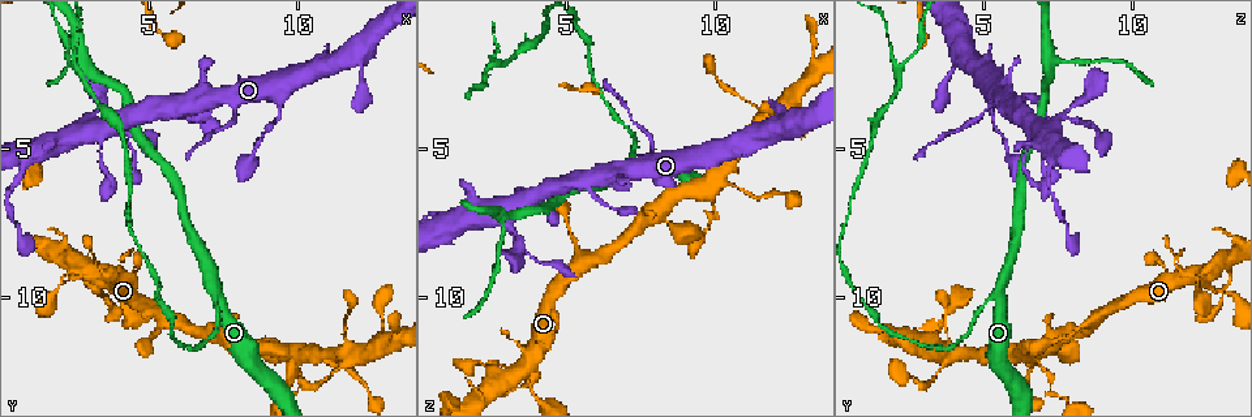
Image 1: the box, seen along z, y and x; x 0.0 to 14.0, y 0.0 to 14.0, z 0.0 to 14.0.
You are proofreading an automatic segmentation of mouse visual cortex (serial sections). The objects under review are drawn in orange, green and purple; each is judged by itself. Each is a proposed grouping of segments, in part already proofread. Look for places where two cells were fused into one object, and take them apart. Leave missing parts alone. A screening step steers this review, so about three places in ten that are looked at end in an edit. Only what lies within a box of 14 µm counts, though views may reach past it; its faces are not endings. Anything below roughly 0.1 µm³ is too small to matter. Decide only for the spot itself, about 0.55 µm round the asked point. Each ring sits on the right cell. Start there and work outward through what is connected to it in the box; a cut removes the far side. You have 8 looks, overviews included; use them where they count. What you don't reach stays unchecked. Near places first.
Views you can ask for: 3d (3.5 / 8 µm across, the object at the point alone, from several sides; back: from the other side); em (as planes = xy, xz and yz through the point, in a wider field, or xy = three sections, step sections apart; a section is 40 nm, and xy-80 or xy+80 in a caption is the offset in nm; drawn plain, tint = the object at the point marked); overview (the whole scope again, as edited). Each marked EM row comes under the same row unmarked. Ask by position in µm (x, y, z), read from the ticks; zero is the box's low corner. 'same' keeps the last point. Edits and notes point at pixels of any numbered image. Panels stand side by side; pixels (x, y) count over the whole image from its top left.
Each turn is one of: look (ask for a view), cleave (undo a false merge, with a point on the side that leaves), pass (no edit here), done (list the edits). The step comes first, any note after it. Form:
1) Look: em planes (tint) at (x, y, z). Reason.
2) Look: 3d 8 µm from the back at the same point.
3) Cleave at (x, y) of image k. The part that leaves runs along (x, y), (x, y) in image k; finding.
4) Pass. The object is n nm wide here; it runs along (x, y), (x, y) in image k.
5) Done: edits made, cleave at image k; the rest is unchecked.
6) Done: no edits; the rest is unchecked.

Look: 3d 3.5 µm at (7.2, 10.0, 5.5). Three-way junction.

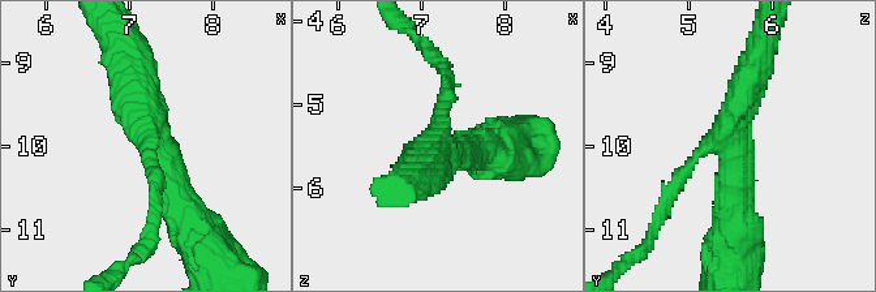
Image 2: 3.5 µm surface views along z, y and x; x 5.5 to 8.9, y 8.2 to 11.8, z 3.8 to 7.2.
Look: em xy step 3 (tint) at (7.25, 10.00, 5.50). 3 arms meet here; the arms are 200, 400, 400 nm wide; need the tissue.

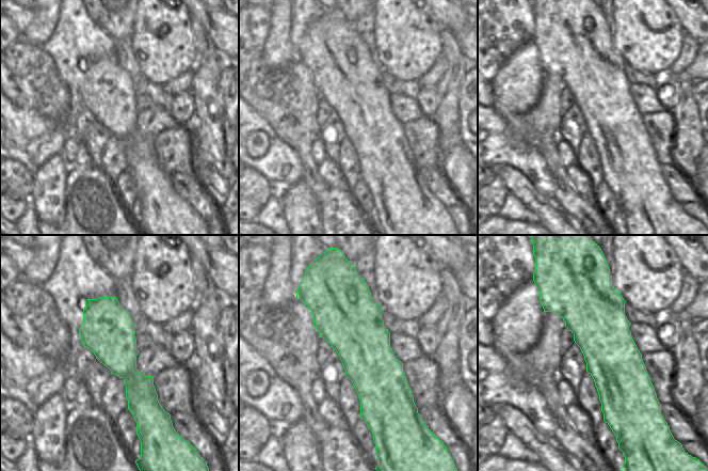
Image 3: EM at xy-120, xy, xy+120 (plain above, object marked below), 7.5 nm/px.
Pass. The object is 460 nm wide here; it runs along (192, 222), (151, 146), (132, 71) in image 2; one cell here.

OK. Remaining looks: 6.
Look: 3d 3.5 µm at (10.0, 13.2, 7.2). A narrow waist.

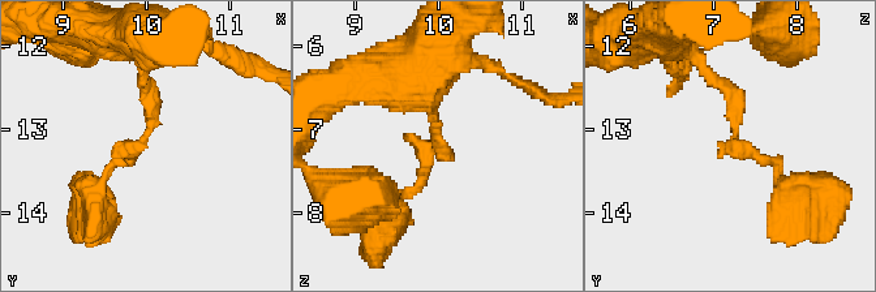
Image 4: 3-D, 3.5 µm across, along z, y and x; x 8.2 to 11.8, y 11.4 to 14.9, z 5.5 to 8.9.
Look: em xy step 5 (tint) at (9.95, 13.15, 7.25). Shape alone is not enough.

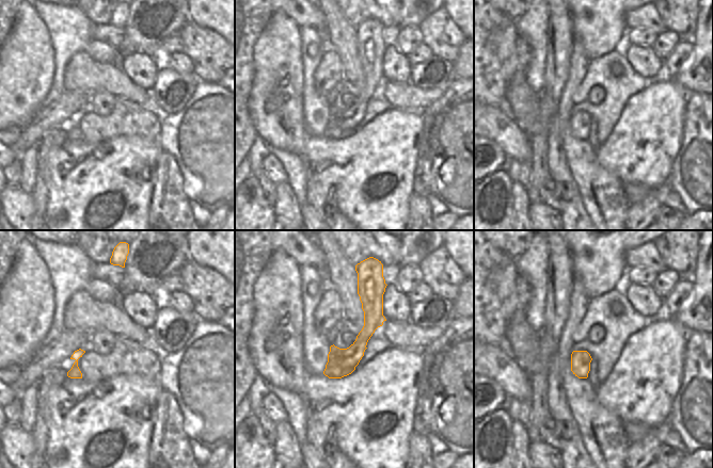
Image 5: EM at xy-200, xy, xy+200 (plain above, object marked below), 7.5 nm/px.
Pass. The arms are 150, 150 nm wide; it runs along (363, 279), (370, 325), (331, 375) in image 5; all the same cell.

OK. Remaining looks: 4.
Look: 3d 3.5 µm from the back at (4.2, 4.5, 8.9). Sudden change in width.

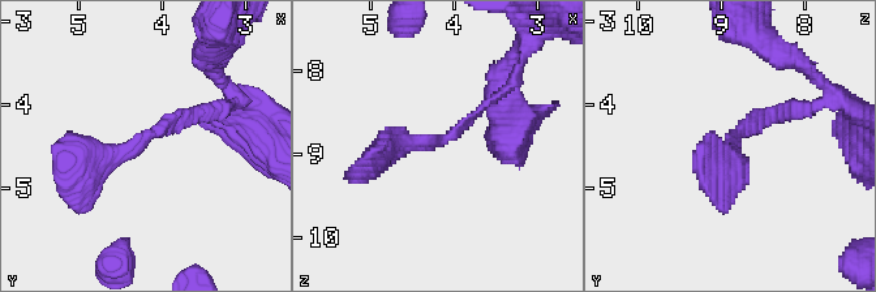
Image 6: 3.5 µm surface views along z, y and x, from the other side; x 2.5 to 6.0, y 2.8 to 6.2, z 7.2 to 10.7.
Pass. It runs along (502, 93), (446, 138), (402, 142), (361, 172) in image 6; all the same cell.

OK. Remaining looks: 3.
Done: no edits; the rest is unchecked.

